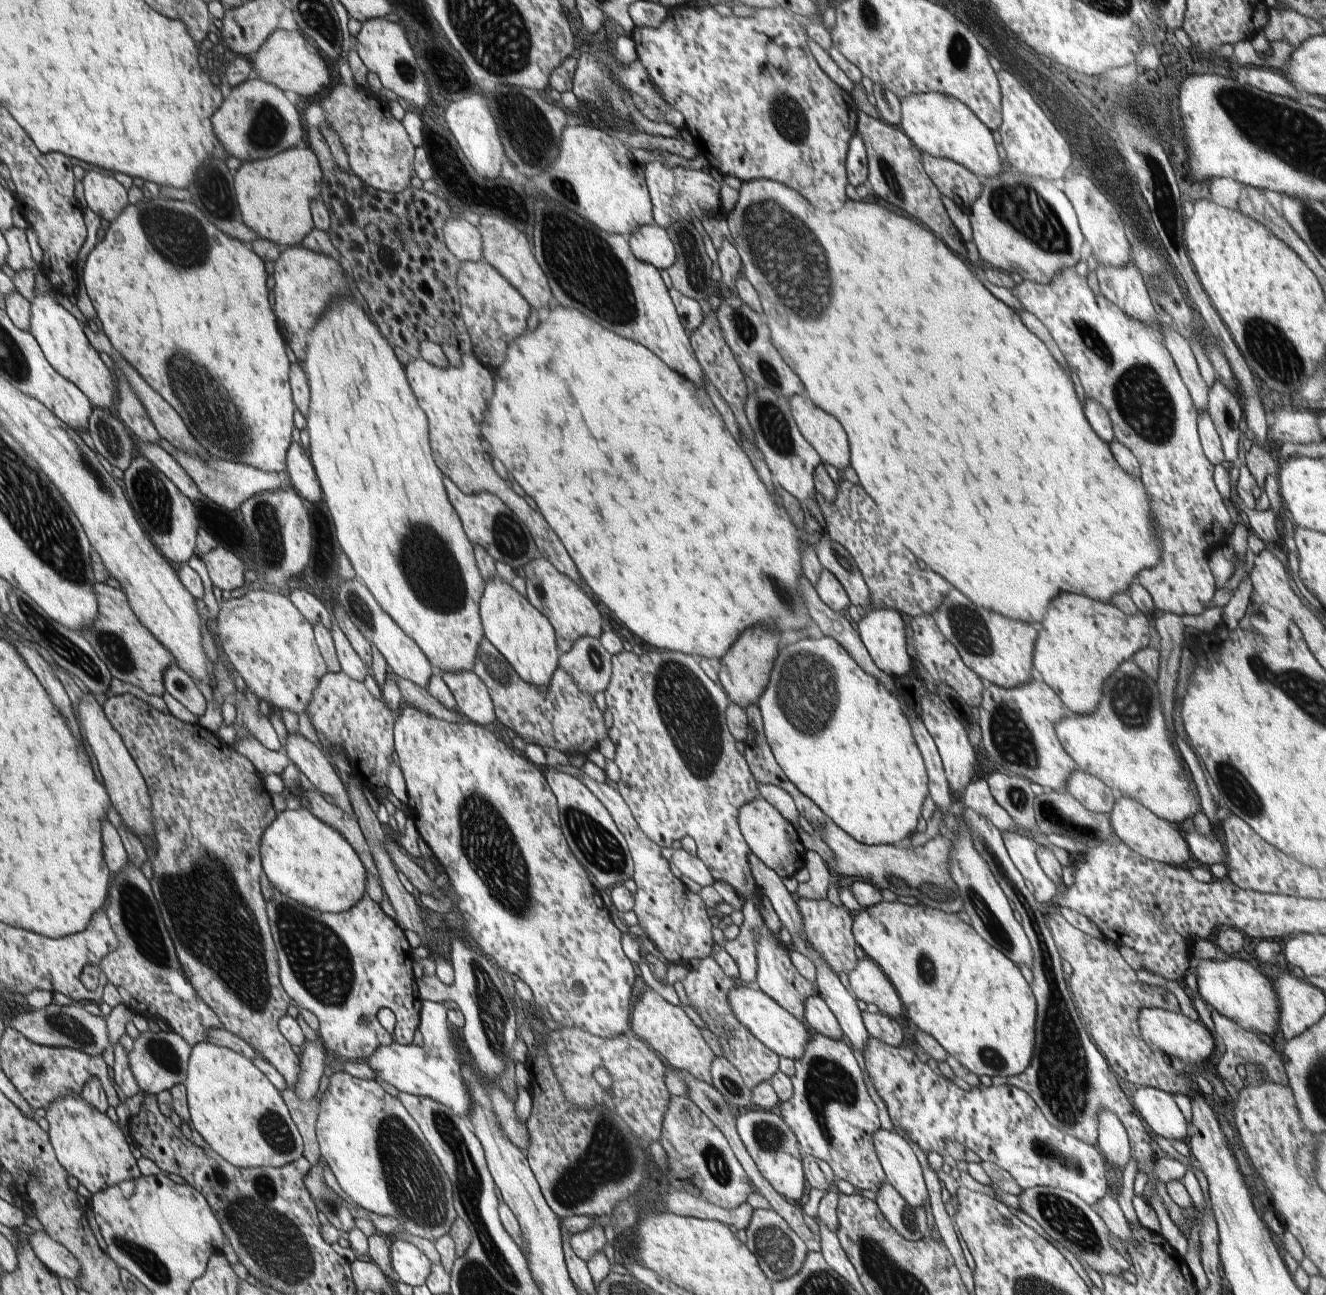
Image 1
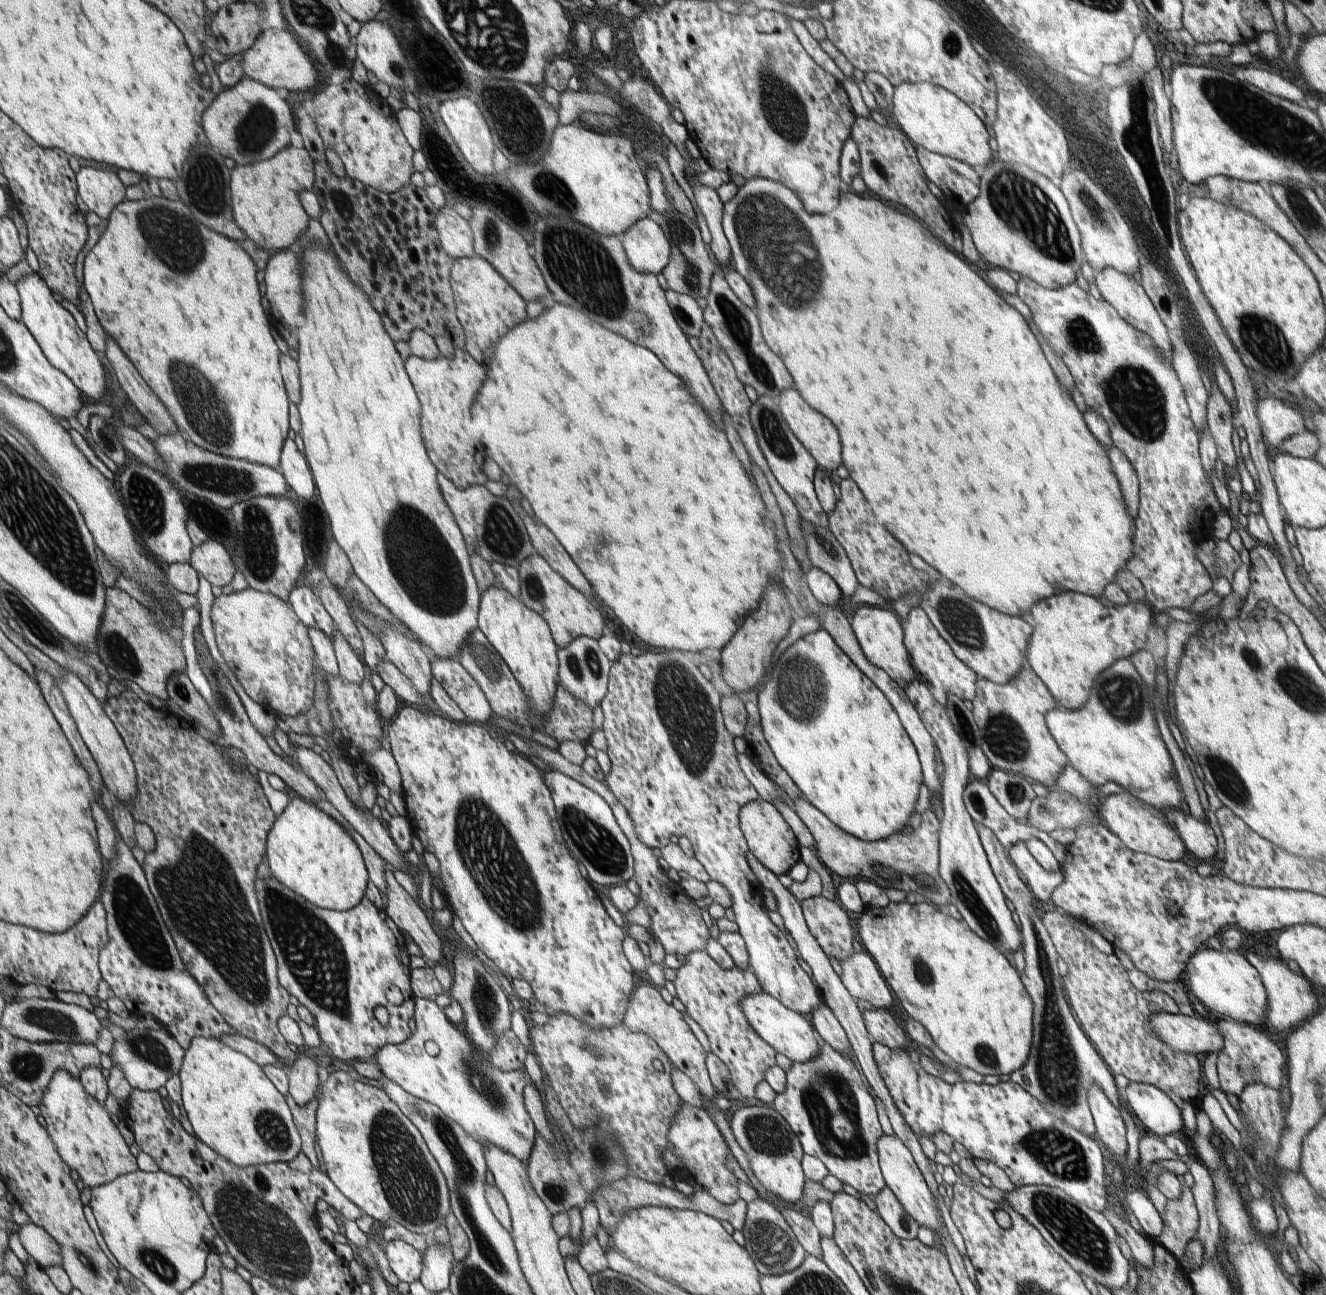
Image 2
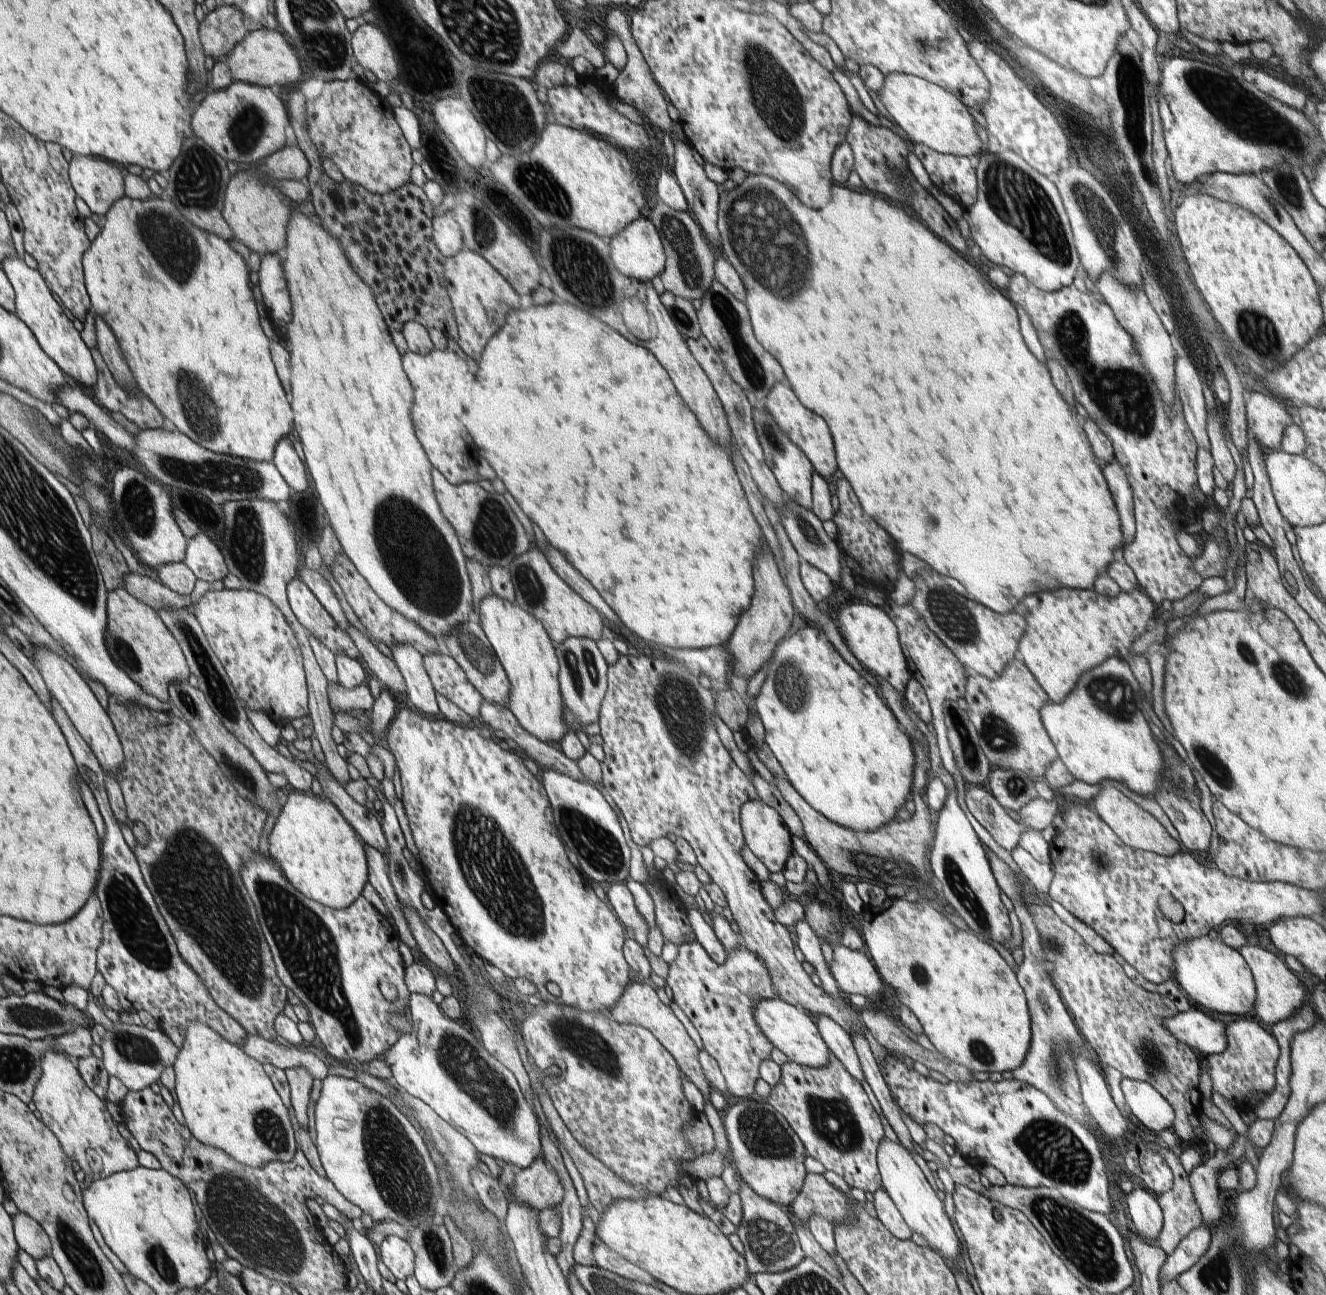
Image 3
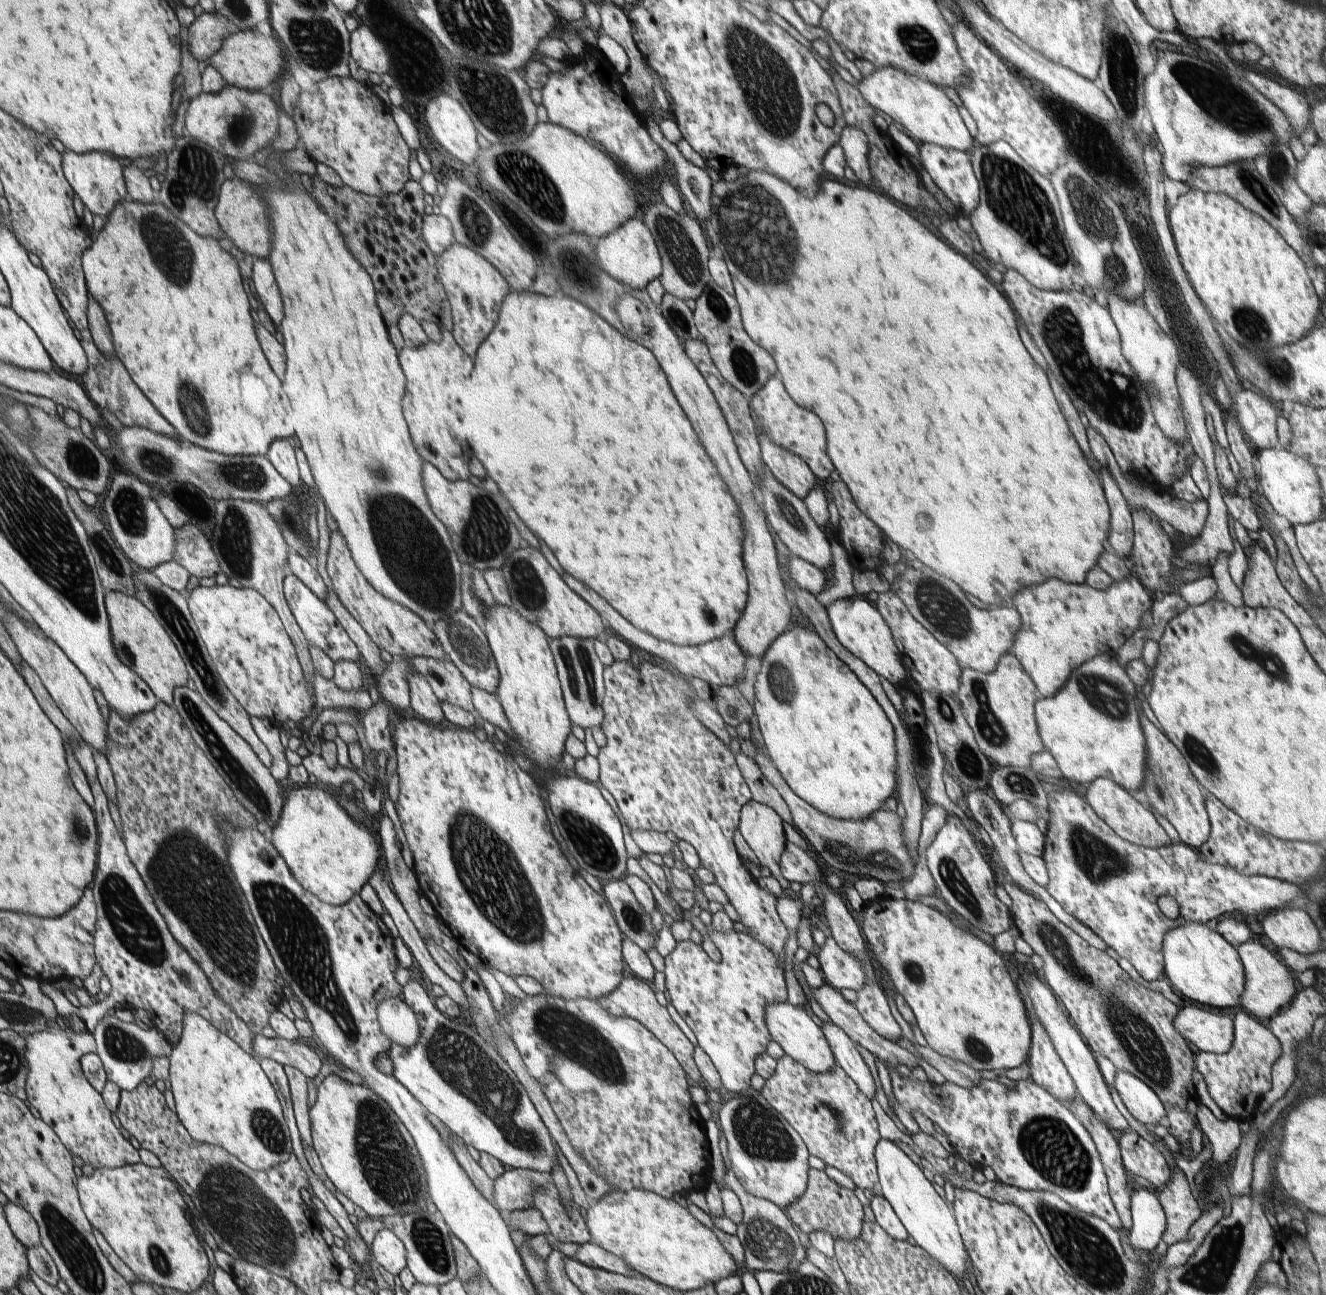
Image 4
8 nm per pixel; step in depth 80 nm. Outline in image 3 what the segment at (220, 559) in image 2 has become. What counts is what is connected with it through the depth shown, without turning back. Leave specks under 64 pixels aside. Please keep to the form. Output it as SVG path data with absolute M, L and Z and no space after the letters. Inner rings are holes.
M205 533L189 539L185 559L182 561L197 579L212 583L224 580L228 572L225 558L218 546Z

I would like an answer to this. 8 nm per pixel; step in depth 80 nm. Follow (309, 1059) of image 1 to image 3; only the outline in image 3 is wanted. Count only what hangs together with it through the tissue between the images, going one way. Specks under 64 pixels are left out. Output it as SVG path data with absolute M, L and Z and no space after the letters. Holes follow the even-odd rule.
M303 1066L290 1067L285 1070L288 1089L291 1094L291 1106L299 1123L308 1129L308 1103L311 1101L312 1090L317 1081L311 1072Z

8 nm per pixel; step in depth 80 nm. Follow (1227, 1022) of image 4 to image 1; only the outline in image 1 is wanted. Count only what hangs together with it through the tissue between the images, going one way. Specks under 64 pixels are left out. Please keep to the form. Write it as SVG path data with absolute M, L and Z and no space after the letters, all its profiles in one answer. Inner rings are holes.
M1146 1008L1140 1012L1138 1025L1142 1030L1142 1038L1150 1044L1150 1048L1164 1052L1173 1058L1180 1058L1182 1062L1188 1064L1198 1064L1198 1062L1206 1062L1206 1060L1214 1059L1216 1055L1216 1047L1212 1033L1204 1023L1194 1022L1183 1013L1176 1013L1158 1008Z

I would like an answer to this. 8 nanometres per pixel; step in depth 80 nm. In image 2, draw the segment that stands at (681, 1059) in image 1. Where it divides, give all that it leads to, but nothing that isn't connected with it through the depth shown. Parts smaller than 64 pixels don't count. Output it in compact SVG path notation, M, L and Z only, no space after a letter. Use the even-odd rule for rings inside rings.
M640 984L636 988L636 992L630 998L630 1005L624 1012L622 1024L630 1031L642 1032L642 1034L652 1036L654 1041L662 1048L662 1052L669 1057L670 1062L692 1080L702 1097L704 1097L704 1100L715 1100L717 1093L711 1084L704 1062L706 1060L706 1050L696 1040L692 1030L688 1028L684 1016L672 1004L666 1004L662 1000L660 992L654 986Z

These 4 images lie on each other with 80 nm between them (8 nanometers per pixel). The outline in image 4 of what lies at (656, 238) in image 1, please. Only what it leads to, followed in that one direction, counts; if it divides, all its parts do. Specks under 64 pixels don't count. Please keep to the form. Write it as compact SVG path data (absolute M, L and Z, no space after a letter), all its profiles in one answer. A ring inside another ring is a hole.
M634 217L610 235L590 238L590 240L597 246L597 257L601 267L615 279L632 288L646 288L647 284L654 278L659 278L663 271L660 248L645 220Z

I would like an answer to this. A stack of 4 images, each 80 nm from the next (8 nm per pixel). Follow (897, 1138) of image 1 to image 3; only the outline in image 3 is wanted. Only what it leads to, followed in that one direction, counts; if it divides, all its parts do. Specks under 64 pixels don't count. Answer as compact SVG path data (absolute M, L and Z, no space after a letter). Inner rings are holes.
M885 1137L879 1142L877 1148L877 1165L883 1189L890 1195L912 1232L921 1234L930 1244L928 1247L938 1251L951 1266L956 1265L962 1247L954 1226L946 1216L943 1202L940 1201L934 1187L910 1155L910 1151L902 1143L898 1144Z

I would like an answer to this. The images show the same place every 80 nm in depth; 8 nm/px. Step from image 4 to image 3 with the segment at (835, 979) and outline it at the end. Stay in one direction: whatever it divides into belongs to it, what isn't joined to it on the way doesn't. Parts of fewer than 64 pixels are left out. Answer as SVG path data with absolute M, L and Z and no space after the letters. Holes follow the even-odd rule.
M842 945L832 946L834 952L834 961L829 964L830 970L837 980L839 989L846 996L849 994L862 994L868 998L869 1003L876 1001L878 998L882 1000L881 994L884 990L883 978L880 978L877 968L872 965L870 958L864 955L864 951L851 950Z

